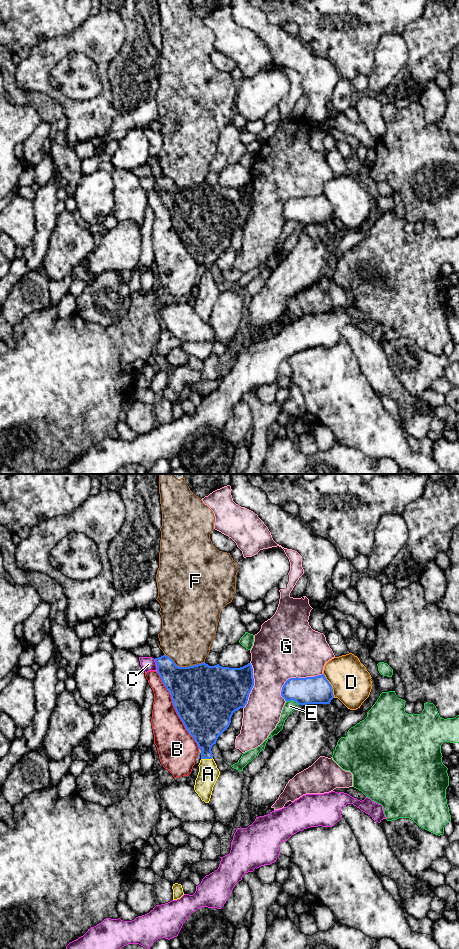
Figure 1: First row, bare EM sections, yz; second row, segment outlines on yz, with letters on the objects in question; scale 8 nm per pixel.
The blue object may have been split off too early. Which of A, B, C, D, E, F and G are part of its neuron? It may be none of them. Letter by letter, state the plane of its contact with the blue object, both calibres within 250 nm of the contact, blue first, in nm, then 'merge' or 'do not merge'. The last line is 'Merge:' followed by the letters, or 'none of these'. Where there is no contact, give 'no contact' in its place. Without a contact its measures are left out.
A: contact in yz; calibres 260 and 160 nm; merge
B: contact in yz; calibres 500 and 280 nm; do not merge
C: contact in yz; calibres 260 and 110 nm; do not merge
D: contact in yz; calibres 220 and 320 nm; do not merge
E: contact in yz; calibres 220 and 90 nm; do not merge
F: contact in yz; calibres 460 and 420 nm; do not merge
G: contact in yz; calibres 220 and 480 nm; do not merge
Merge: A

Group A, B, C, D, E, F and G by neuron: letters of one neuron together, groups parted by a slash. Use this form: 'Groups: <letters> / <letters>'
Groups: A / B / C / D / E / F / G

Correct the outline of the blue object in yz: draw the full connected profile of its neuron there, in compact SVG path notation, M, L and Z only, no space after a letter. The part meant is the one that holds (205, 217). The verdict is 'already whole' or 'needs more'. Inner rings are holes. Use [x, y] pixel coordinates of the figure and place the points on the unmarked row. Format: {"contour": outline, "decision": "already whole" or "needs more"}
{"contour": "M166 175L155 178L155 182L157 193L171 215L179 238L199 269L202 270L194 310L202 321L209 323L213 307L220 295L211 268L216 264L218 257L229 247L233 233L247 224L254 206L252 185L248 183L240 188L229 188L219 184L209 186L204 182L189 187L179 187Z", "decision": "needs more"}

